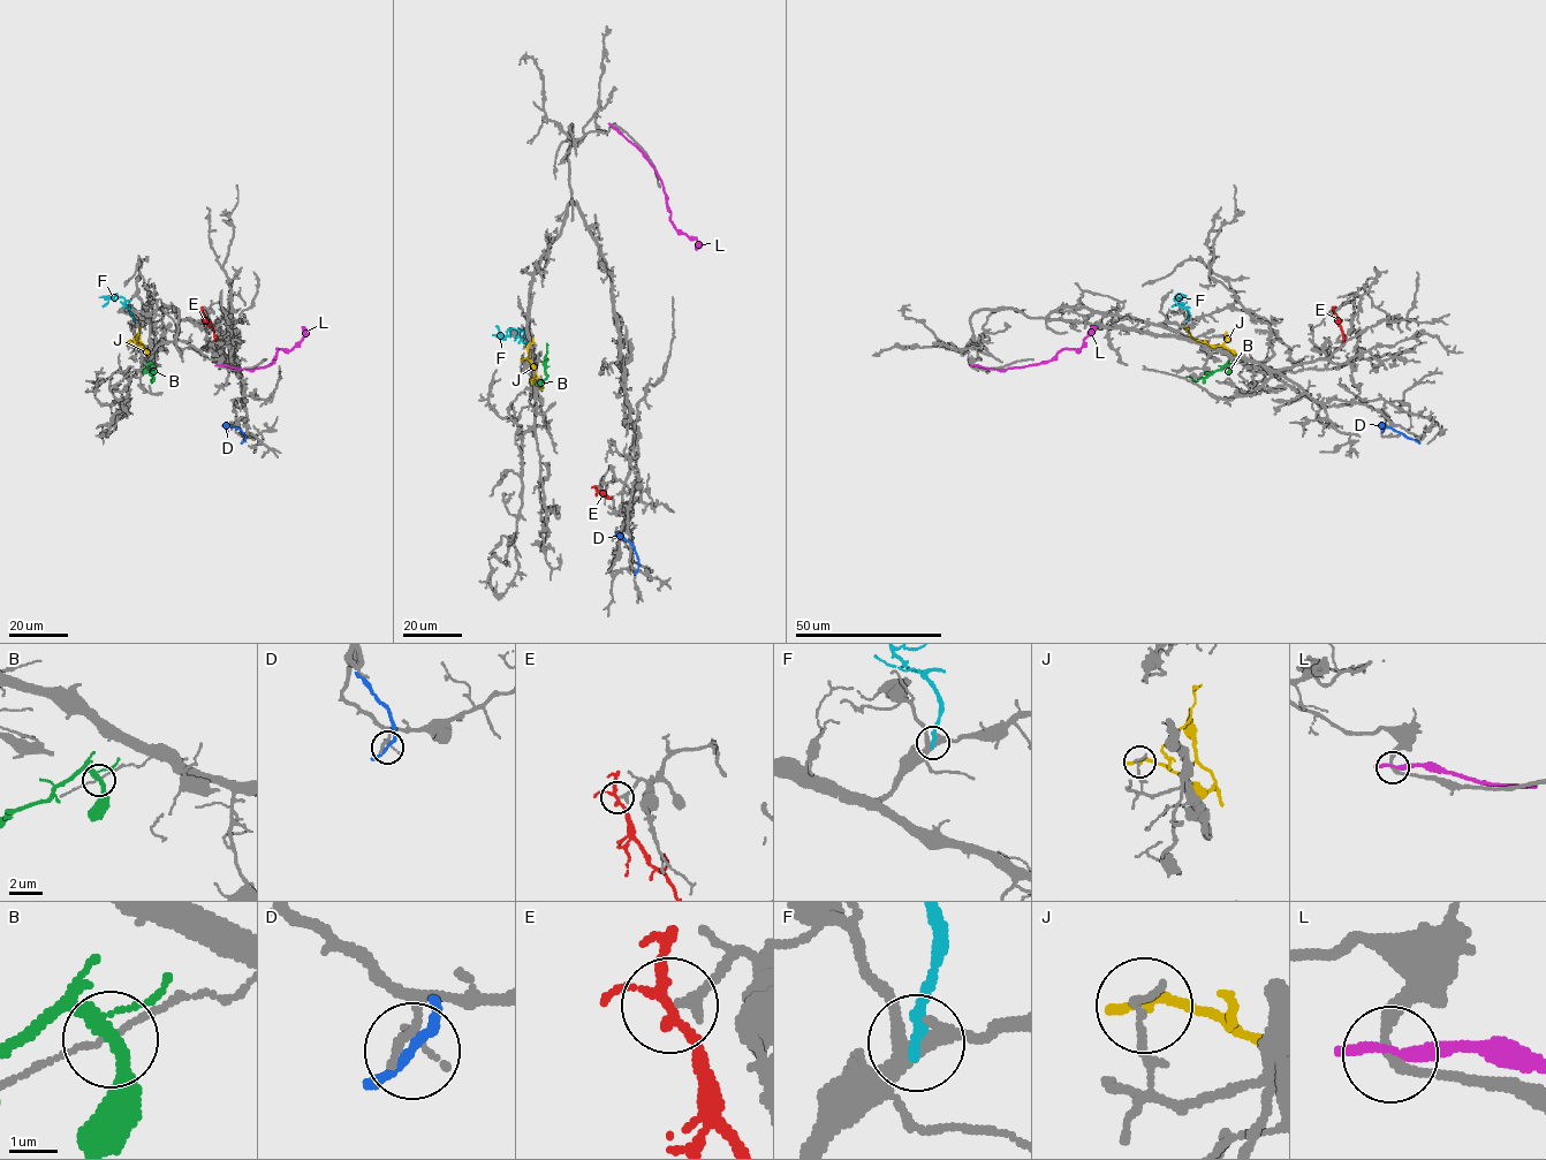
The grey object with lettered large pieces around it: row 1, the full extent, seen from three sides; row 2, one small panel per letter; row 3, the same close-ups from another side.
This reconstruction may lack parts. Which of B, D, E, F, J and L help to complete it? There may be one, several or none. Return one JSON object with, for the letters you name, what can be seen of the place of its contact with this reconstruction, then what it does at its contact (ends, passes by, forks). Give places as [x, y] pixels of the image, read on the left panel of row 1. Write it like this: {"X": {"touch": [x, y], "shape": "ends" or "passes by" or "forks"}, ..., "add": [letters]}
{"add": []}

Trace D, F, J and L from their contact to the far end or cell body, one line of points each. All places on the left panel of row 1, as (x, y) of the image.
D: (243, 441), (237, 427), (227, 426), (227, 431)
F: (134, 320), (124, 298), (116, 294), (103, 305)
J: (129, 341), (142, 346), (149, 355)
L: (219, 365), (250, 370), (267, 366), (277, 349), (293, 349), (303, 339), (303, 326)

